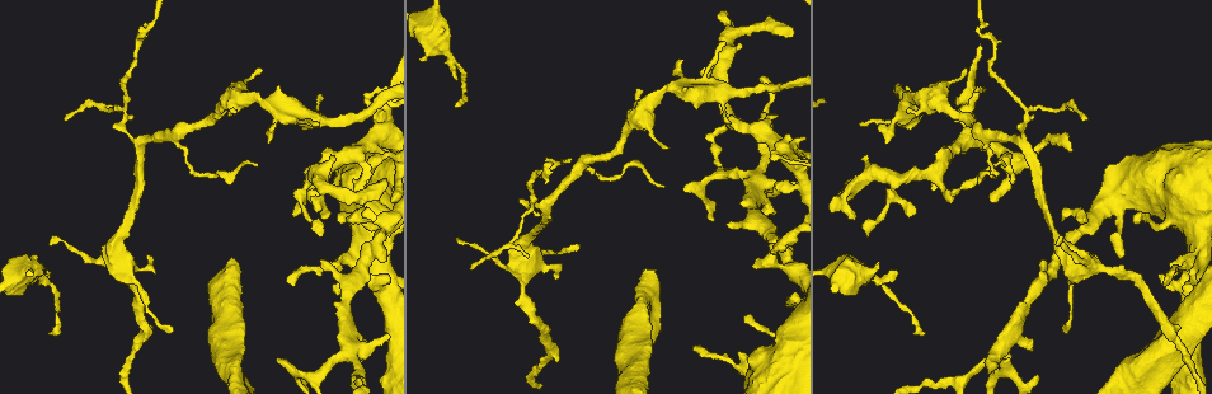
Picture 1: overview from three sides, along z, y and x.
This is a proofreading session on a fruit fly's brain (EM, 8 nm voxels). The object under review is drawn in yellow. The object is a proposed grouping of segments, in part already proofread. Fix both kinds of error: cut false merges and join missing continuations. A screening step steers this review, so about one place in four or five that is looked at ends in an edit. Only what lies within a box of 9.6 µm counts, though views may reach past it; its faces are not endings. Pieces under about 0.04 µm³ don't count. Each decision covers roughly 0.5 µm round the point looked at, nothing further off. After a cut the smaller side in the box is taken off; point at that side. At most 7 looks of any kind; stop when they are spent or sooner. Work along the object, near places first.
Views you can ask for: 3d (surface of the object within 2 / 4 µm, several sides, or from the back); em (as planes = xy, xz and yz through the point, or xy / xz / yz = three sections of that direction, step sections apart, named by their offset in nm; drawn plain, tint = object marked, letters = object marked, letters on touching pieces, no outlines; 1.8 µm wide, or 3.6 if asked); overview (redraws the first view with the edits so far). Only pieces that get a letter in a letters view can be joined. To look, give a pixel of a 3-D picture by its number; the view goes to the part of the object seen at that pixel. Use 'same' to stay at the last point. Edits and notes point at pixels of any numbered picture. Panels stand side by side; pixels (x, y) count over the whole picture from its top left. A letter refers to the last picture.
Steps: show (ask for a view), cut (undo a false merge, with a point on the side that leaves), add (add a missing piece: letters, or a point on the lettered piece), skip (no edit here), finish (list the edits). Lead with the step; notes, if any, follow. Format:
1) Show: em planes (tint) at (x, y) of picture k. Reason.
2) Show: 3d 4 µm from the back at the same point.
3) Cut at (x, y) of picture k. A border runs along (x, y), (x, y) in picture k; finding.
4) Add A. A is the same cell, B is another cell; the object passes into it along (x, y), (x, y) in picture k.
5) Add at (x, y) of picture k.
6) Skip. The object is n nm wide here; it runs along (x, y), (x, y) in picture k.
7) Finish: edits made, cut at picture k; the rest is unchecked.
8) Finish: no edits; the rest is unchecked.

Show: em planes (letters) at (293, 217) of picture 1.

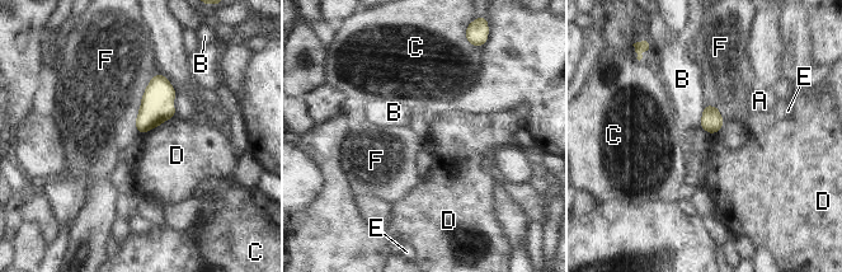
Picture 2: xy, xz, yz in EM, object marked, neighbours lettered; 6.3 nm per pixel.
Skip. A, B, C, D, E and F are other cells; no lettered piece goes on from it.

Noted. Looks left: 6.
Show: em planes (letters) at (269, 143) of picture 1. Branch stops here.

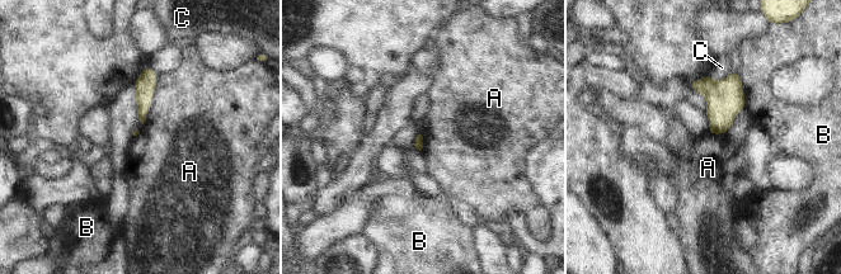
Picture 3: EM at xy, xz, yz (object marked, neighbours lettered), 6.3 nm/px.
Skip. The longest contact is with A, 340 nm; A, B and C are other cells; no lettered piece goes on from it.

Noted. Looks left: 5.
Show: em planes (letters) at (896, 272) of picture 1. An open end.

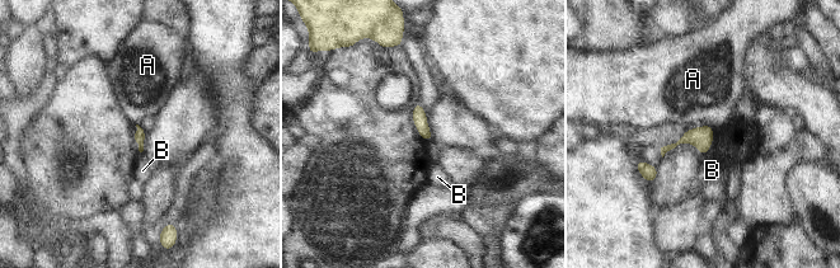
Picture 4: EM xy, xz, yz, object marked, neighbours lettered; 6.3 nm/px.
Skip. A and B are other cells; a border runs along (700, 125), (695, 127) in picture 4; no lettered piece goes on from it.

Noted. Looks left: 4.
Finish: no edits; the rest is unchecked.

